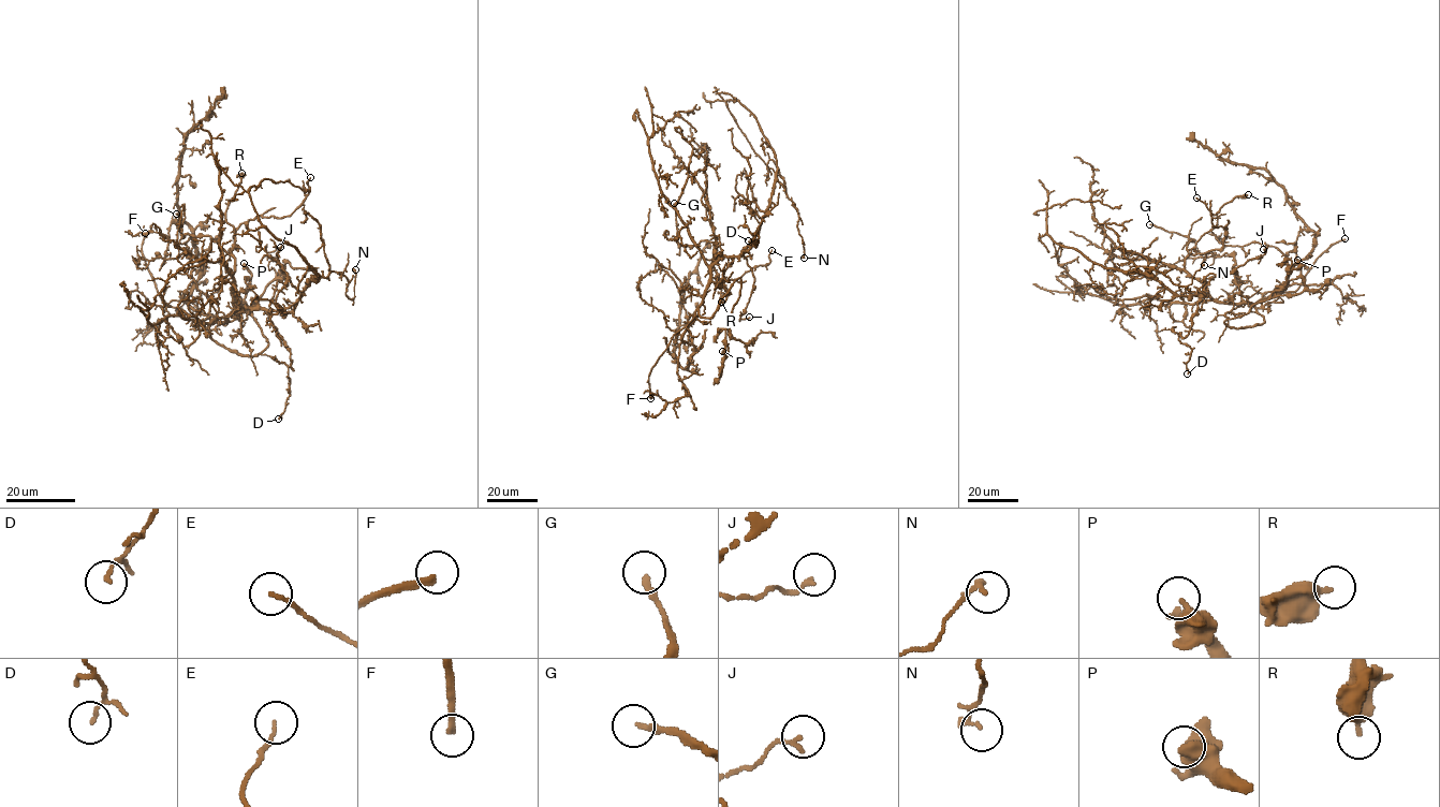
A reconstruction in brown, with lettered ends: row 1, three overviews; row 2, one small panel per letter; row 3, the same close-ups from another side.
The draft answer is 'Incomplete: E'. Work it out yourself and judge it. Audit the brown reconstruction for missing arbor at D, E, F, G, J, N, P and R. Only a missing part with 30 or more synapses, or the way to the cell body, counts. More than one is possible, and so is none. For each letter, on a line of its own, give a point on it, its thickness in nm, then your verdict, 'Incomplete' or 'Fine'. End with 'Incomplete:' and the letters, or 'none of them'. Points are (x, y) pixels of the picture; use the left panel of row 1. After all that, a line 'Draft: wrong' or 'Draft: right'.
D: Place: (278, 419). Thickness 90 nm. Fine
E: Place: (310, 177). Thickness 120 nm. Fine
F: Place: (145, 233). Thickness 240 nm. Incomplete
G: Place: (176, 214). Thickness 200 nm. Fine
J: Place: (280, 247). Thickness 170 nm. Fine
N: Place: (355, 269). Thickness 140 nm. Fine
P: Place: (244, 263). Thickness 360 nm. Fine
R: Place: (241, 173). Thickness 380 nm. Fine
Incomplete: F
Draft: wrong

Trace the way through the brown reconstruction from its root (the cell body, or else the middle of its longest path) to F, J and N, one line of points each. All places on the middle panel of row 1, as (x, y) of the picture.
F: (716, 263), (694, 317), (673, 336), (651, 368), (648, 377), (650, 398)
J: (716, 263), (722, 258), (736, 258), (741, 250), (754, 281), (740, 318), (749, 317)
N: (716, 263), (722, 258), (736, 258), (750, 243), (766, 214), (776, 181), (782, 185), (797, 209), (804, 258)

